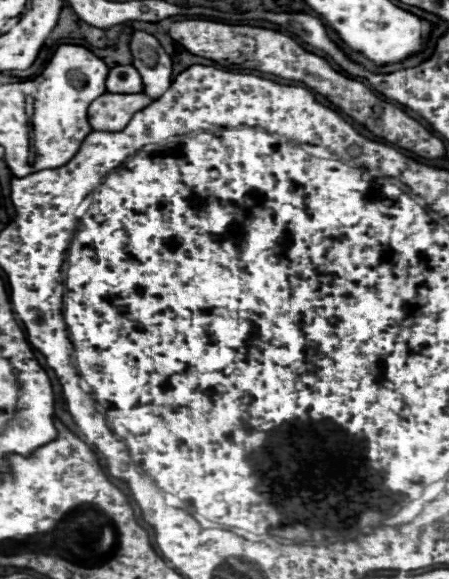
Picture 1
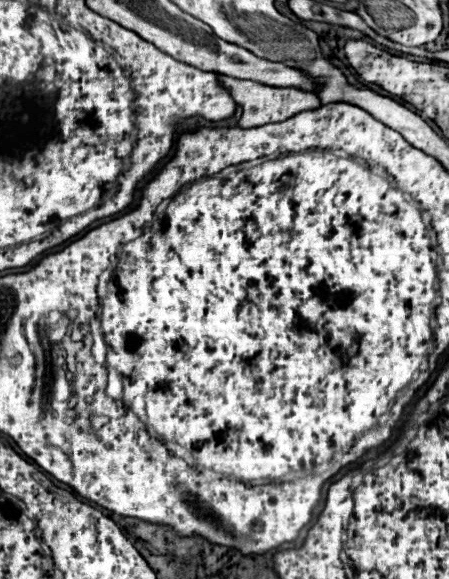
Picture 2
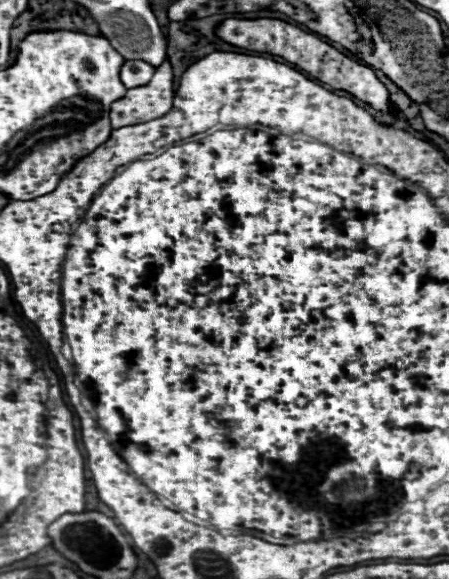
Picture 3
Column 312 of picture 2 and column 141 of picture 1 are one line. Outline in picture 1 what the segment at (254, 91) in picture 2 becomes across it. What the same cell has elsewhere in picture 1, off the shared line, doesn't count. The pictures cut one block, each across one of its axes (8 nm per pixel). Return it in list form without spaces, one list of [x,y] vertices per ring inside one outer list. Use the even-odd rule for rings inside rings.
[[[102,94],[90,104],[88,118],[94,130],[118,132],[126,128],[134,112],[146,108],[152,100],[146,94]]]

